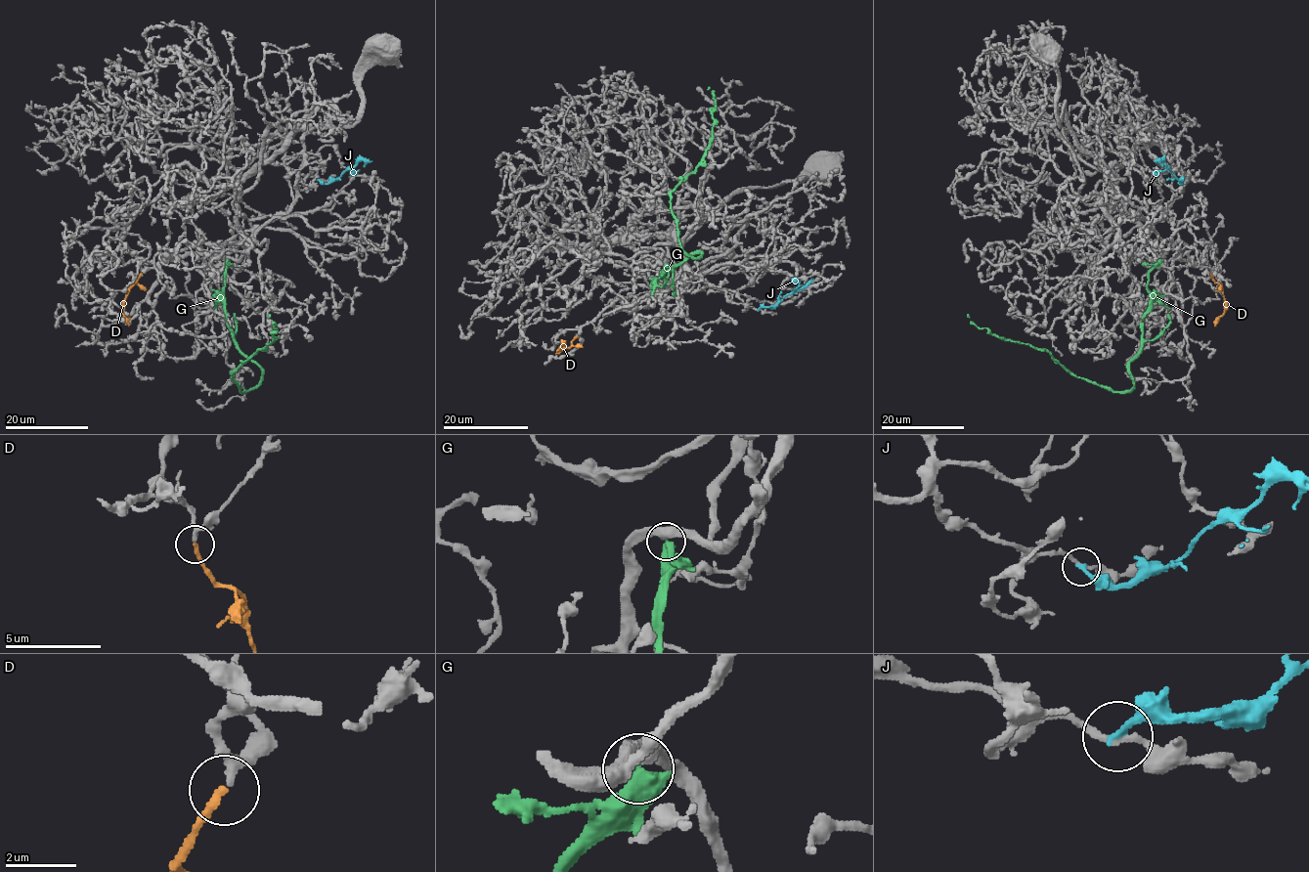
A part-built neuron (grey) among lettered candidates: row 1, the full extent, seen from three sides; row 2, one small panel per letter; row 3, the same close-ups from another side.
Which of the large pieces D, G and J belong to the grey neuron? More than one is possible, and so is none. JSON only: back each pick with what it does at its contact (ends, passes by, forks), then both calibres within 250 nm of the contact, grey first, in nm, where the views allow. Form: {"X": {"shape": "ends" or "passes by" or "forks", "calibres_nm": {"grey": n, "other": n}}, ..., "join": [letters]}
{"D": {"shape": "ends", "calibres_nm": {"grey": 180, "other": 200}}, "join": ["D"]}

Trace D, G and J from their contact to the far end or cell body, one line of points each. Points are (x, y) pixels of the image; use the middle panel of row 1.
D: (577, 336), (568, 348), (558, 350), (564, 340)
G: (665, 283), (665, 266), (701, 255), (692, 257), (679, 242), (670, 194), (709, 144), (709, 87)
J: (758, 310), (773, 306), (813, 279)

